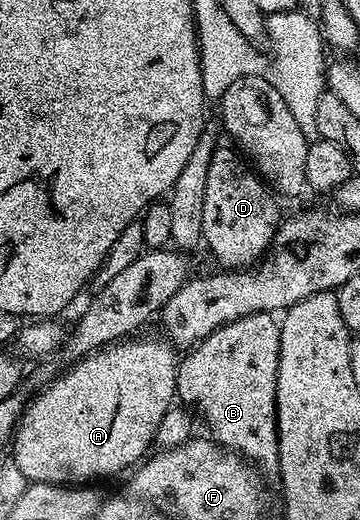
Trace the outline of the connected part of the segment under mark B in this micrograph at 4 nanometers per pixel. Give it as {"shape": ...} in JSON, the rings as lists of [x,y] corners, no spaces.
{"shape":[[[272,313],[248,314],[211,332],[211,336],[194,346],[177,364],[180,405],[198,415],[201,413],[209,429],[206,430],[208,437],[232,450],[258,471],[276,471],[279,460],[277,377],[280,339],[281,323]]]}

